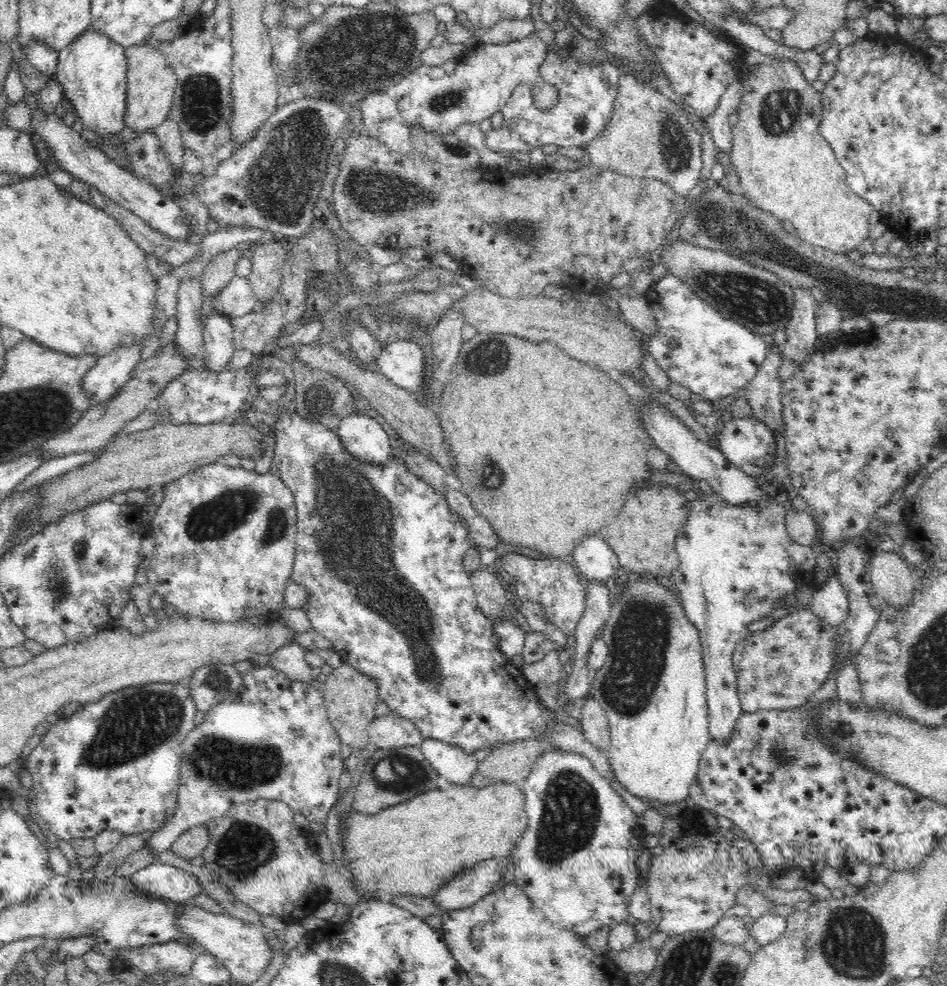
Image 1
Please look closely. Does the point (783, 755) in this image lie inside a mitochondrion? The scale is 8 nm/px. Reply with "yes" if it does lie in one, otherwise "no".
yes

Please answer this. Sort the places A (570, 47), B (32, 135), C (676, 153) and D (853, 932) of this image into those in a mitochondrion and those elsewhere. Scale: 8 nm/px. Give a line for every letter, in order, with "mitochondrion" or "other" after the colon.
A: other
B: other
C: mitochondrion
D: mitochondrion

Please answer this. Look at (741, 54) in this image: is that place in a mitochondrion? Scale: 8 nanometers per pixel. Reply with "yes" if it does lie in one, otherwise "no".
no

